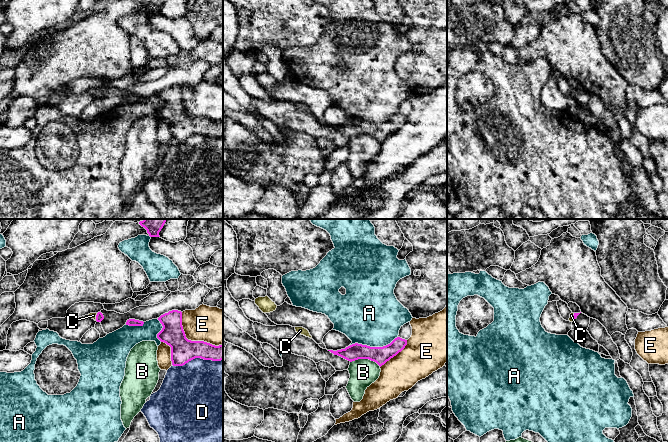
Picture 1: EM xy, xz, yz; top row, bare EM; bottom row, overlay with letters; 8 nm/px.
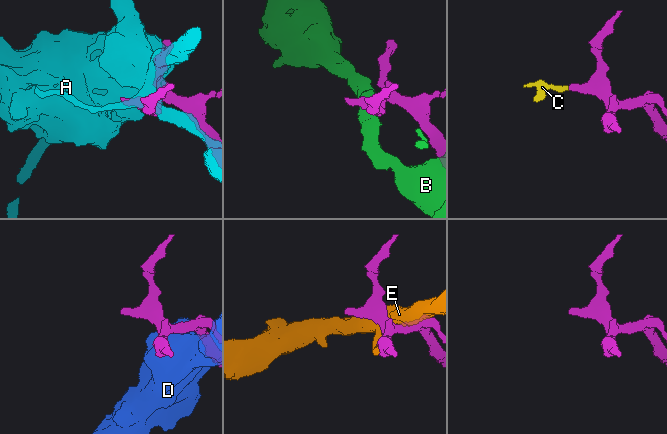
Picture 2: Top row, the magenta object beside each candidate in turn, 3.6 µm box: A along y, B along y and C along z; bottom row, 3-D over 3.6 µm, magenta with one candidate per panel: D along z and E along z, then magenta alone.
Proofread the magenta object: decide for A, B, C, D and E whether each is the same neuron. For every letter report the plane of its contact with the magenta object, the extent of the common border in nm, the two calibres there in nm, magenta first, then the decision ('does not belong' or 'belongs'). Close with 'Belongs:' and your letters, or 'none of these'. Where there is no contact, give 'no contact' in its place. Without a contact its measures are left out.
A: xz | 400 nm | 140/480 nm | does not belong
B: xz | 260 nm | 140/220 nm | does not belong
C: xy | 70 nm | 60/50 nm | belongs
D: xy | 420 nm | 190/460 nm | does not belong
E: xy | 420 nm | 190/300 nm | does not belong
Belongs: C

